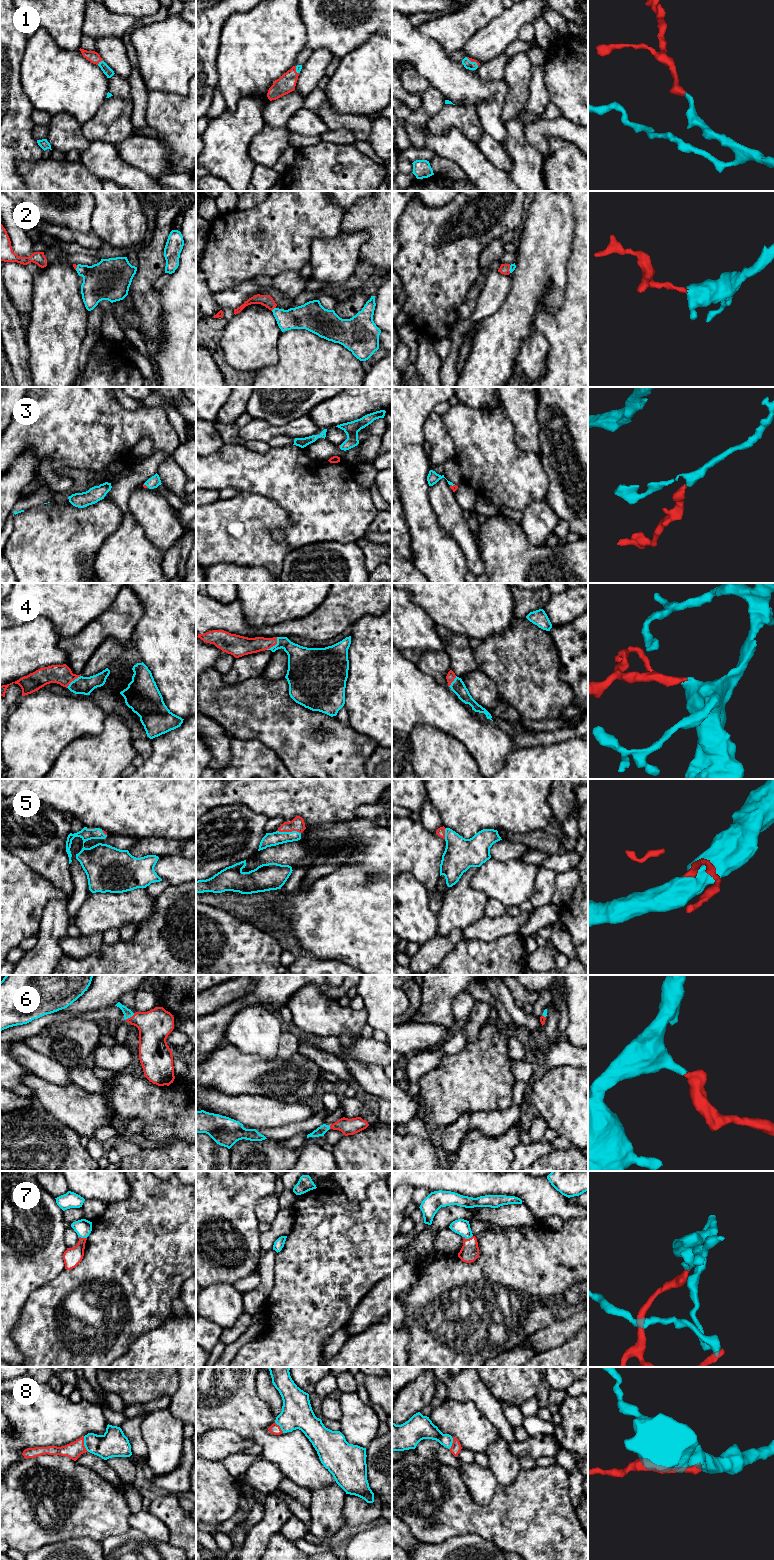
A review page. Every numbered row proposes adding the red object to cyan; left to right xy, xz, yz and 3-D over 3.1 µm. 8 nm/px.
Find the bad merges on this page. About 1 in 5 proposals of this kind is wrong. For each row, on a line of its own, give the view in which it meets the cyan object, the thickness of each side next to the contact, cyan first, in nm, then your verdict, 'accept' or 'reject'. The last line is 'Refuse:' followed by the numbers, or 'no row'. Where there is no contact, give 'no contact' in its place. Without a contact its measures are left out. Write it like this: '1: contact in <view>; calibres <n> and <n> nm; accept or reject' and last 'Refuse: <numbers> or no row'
1: contact in xy; calibres 70 and 90 nm; accept
2: contact in xz; calibres 190 and 100 nm; accept
3: contact in xy; calibres 90 and 20 nm; accept
4: contact in xz; calibres 220 and 140 nm; accept
5: contact in xz; calibres 110 and 110 nm; accept
6: contact in xy; calibres 70 and 260 nm; accept
7: contact in yz; calibres 130 and 150 nm; accept
8: contact in xy; calibres 220 and 130 nm; accept
Refuse: no row

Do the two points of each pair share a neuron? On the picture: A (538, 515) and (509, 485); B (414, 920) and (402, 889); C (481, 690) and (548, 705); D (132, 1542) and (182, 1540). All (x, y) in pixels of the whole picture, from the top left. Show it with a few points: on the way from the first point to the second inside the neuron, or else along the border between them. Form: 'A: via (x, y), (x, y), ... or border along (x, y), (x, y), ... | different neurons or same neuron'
A: border along (545, 498), (534, 501), (522, 511) | different neurons
B: via (406, 912), (404, 910), (403, 897) | same neuron
C: border along (486, 674), (495, 685), (499, 695), (516, 710) | different neurons
D: border along (169, 1542), (183, 1549) | different neurons

